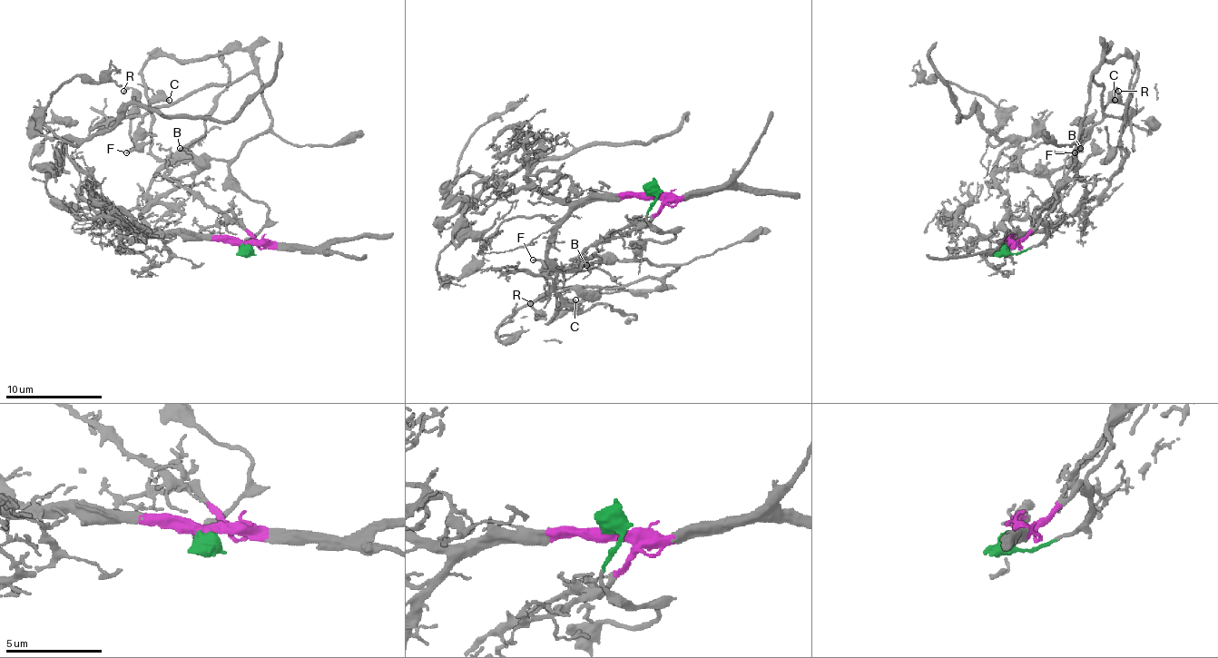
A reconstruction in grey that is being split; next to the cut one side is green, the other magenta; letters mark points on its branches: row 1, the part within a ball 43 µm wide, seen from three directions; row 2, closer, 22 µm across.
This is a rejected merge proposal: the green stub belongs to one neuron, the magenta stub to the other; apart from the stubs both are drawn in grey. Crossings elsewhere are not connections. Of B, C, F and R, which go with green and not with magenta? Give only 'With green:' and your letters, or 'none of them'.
With green: B, C, F, R

